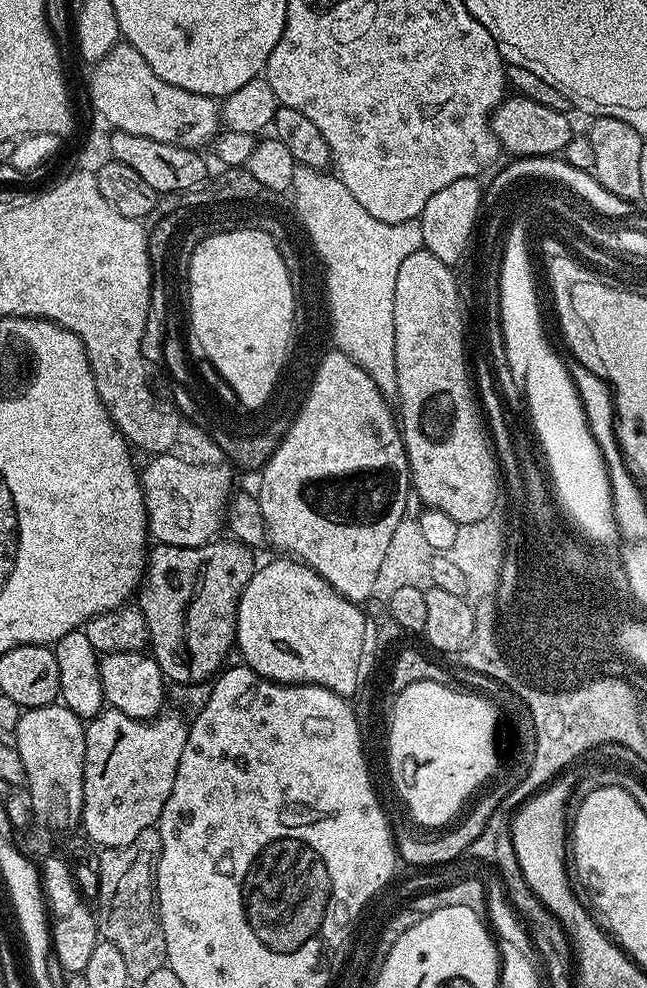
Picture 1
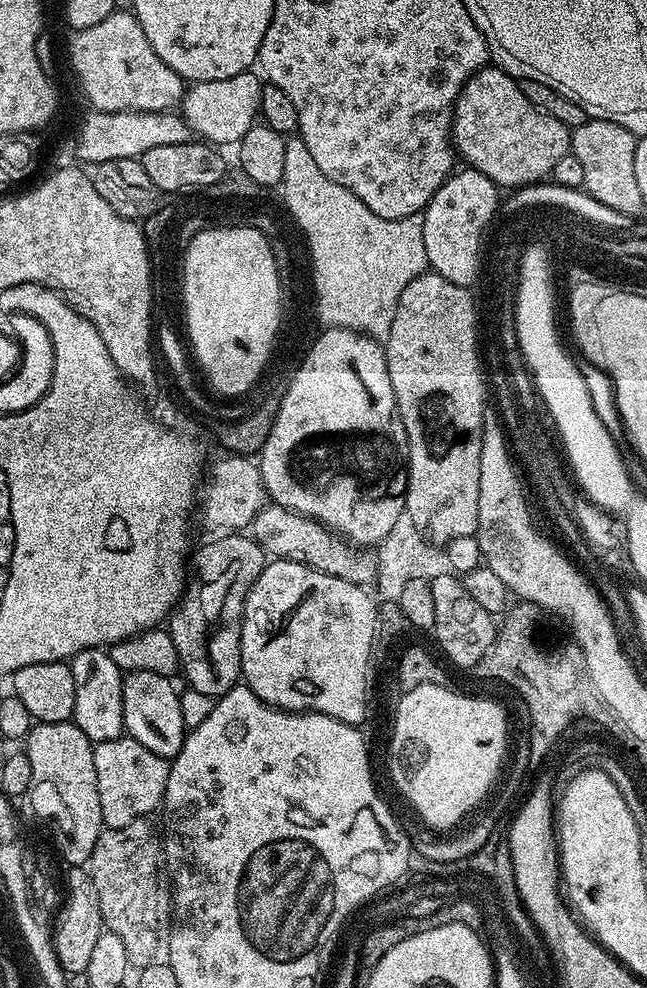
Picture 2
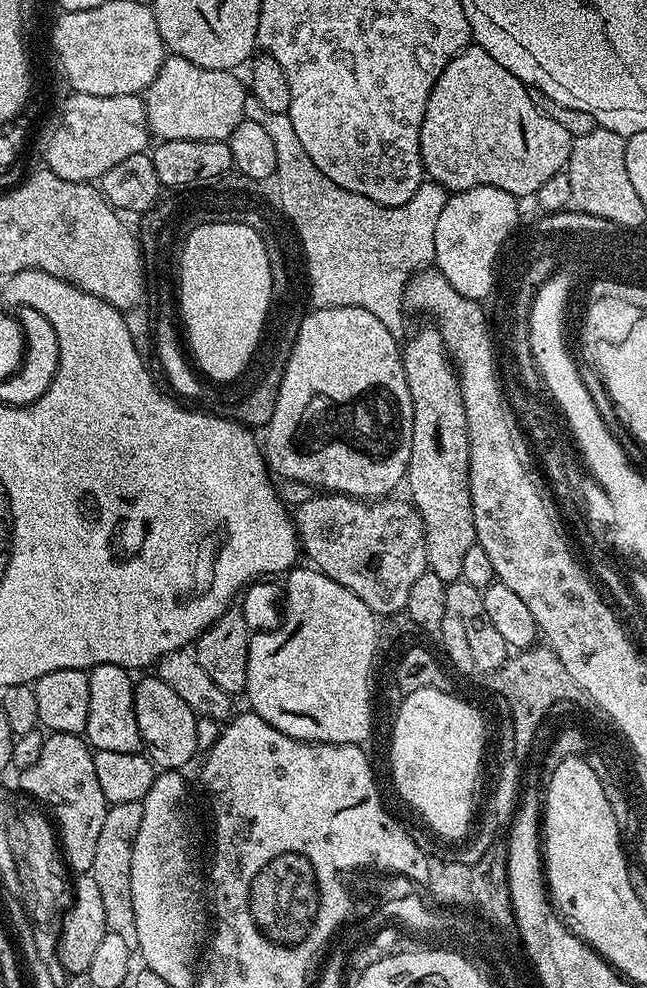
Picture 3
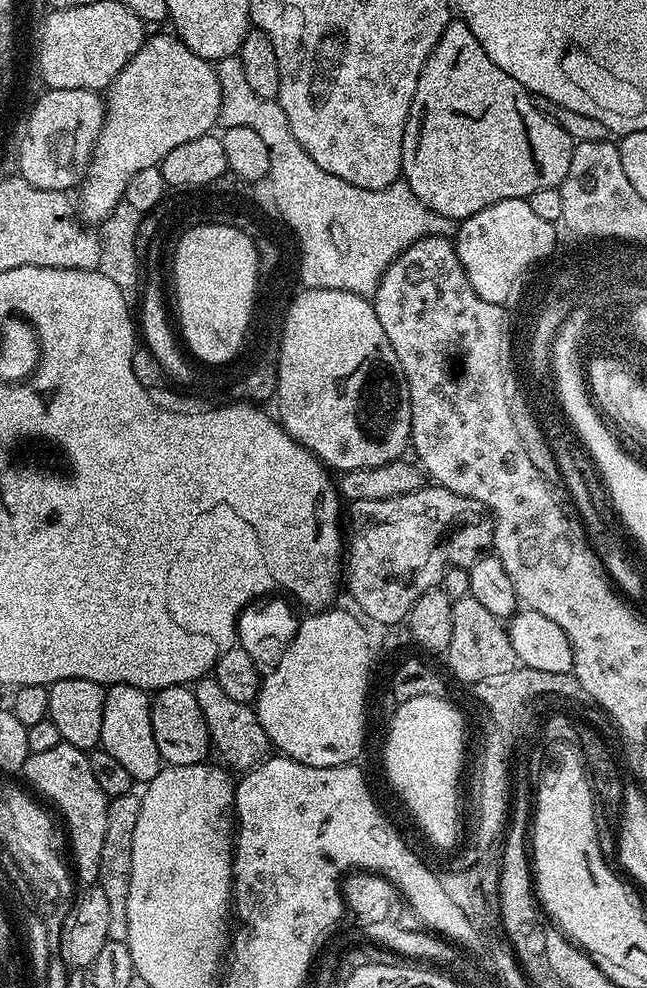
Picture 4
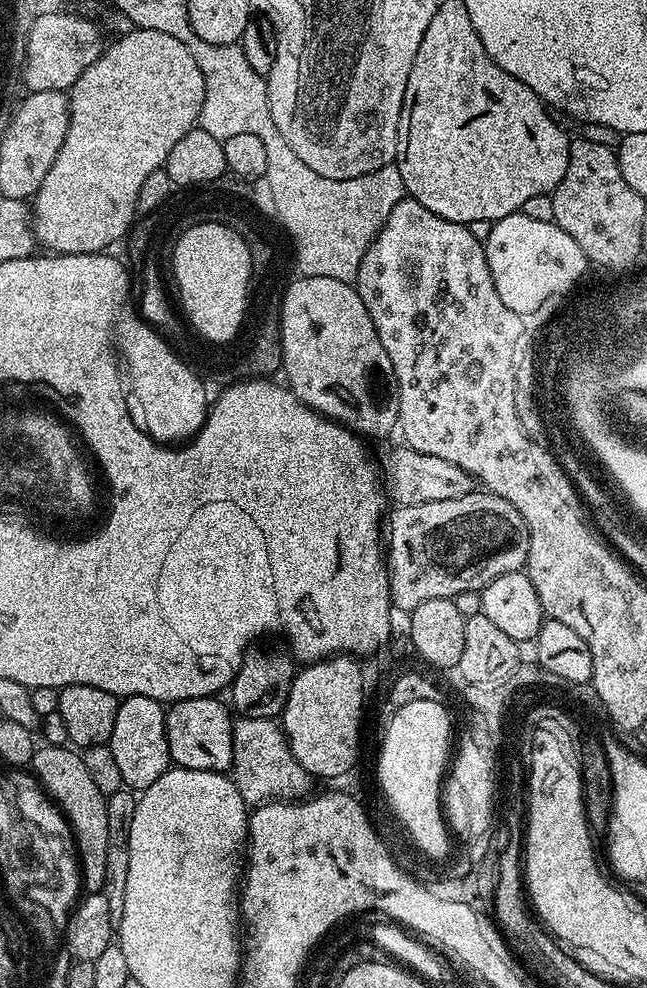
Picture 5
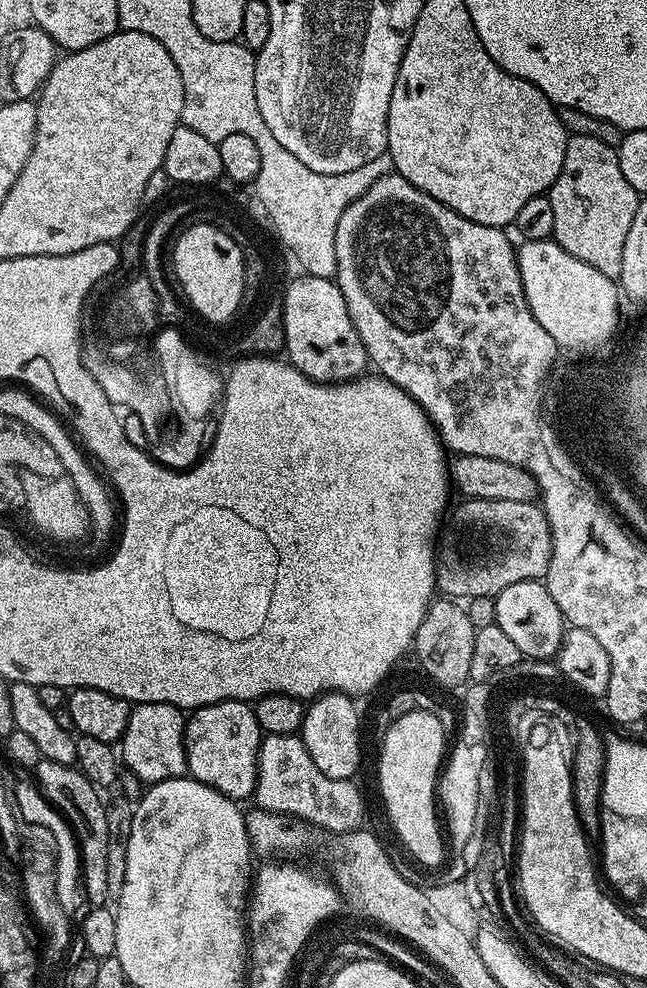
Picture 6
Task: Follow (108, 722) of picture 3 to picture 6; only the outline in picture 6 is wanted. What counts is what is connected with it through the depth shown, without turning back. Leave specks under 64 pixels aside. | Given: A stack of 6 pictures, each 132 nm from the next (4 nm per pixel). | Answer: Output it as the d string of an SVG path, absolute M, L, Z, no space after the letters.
M137 704L133 707L124 737L118 742L118 756L123 767L128 768L144 783L151 786L158 782L177 780L188 772L184 753L184 726L186 716L173 704Z

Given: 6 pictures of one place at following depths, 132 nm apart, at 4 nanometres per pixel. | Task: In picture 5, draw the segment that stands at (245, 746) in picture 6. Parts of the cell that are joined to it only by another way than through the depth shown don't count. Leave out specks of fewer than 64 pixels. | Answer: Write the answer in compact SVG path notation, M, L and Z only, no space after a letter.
M220 698L179 700L166 712L168 727L168 754L177 765L190 770L227 773L232 766L234 738L232 737L233 713Z

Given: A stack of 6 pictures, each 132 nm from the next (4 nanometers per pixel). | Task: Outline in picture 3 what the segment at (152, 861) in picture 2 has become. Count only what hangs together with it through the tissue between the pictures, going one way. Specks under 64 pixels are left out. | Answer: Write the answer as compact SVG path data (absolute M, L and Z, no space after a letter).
M141 801L111 805L106 814L106 822L102 822L102 830L98 833L98 842L94 845L94 866L90 873L102 894L102 906L106 910L108 930L118 934L118 938L123 938L126 946L131 949L135 949L138 942L138 926L134 918L134 898L130 894L132 843L138 834L138 826L142 826Z

